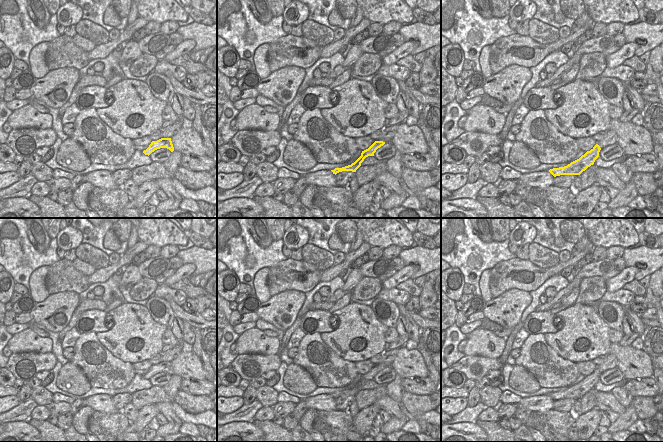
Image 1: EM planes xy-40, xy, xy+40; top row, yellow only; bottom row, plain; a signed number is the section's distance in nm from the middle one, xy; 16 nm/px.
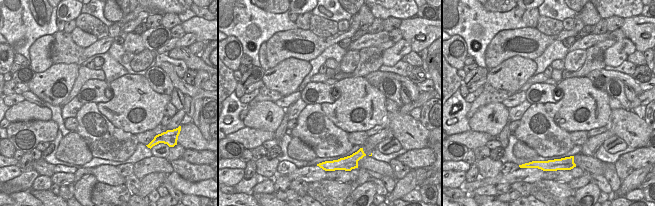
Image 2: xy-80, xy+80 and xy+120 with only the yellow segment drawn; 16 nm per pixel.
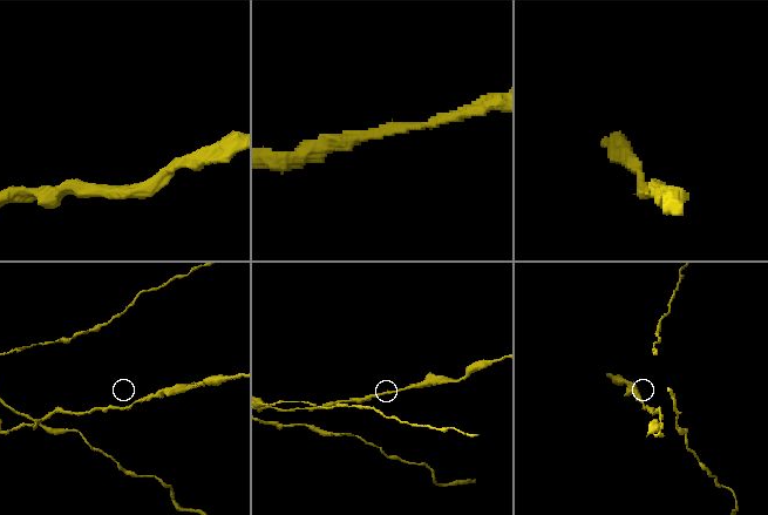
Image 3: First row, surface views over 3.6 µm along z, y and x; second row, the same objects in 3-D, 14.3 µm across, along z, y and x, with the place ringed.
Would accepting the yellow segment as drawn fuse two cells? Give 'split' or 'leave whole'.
leave whole

